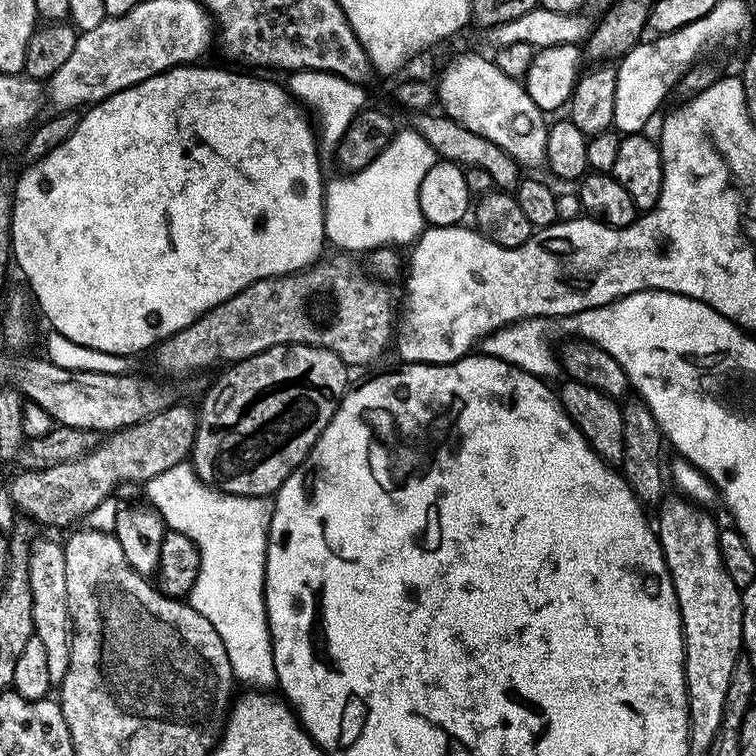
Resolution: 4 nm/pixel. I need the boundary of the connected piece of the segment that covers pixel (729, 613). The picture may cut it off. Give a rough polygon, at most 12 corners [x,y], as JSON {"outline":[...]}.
{"outline":[[679,494],[658,535],[684,627],[688,723],[719,726],[742,592],[711,511]]}

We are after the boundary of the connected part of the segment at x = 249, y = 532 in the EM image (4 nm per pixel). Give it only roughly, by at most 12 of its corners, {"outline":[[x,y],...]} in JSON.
{"outline":[[191,463],[147,503],[200,551],[192,605],[233,677],[275,677],[264,609],[273,501]]}

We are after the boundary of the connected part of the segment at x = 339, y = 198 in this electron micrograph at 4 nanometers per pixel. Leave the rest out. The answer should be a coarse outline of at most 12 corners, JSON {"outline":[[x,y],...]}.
{"outline":[[383,154],[324,189],[325,237],[340,248],[411,245],[438,162]]}

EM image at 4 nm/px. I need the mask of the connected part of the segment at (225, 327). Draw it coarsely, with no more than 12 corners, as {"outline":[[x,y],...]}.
{"outline":[[324,258],[262,278],[154,349],[168,376],[276,344],[372,364],[389,285]]}

